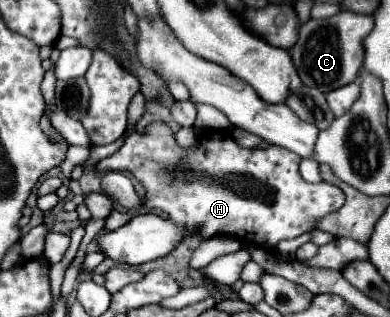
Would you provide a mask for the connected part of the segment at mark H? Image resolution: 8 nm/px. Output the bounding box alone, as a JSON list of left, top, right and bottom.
[95,121,345,249]

